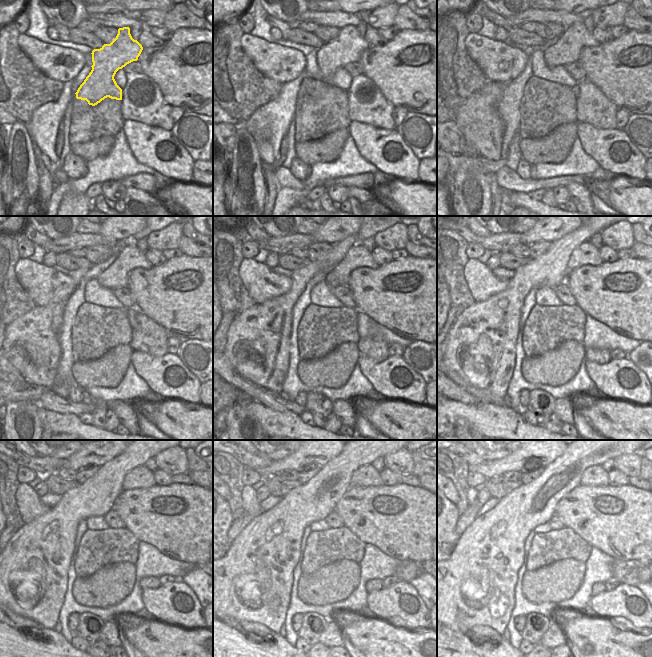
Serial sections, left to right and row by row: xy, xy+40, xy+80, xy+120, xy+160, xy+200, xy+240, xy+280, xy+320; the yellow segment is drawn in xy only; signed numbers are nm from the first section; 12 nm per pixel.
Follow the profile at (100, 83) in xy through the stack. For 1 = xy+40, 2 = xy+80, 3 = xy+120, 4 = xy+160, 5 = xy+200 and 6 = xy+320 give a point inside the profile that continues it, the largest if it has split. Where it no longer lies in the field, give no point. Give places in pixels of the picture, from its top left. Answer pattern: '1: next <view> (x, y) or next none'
1: next xy+40 (348, 46)
2: next xy+80 (567, 50)
3: next xy+120 (116, 276)
4: next xy+160 (358, 256)
5: next xy+200 (585, 254)
6: next xy+320 (595, 476)

